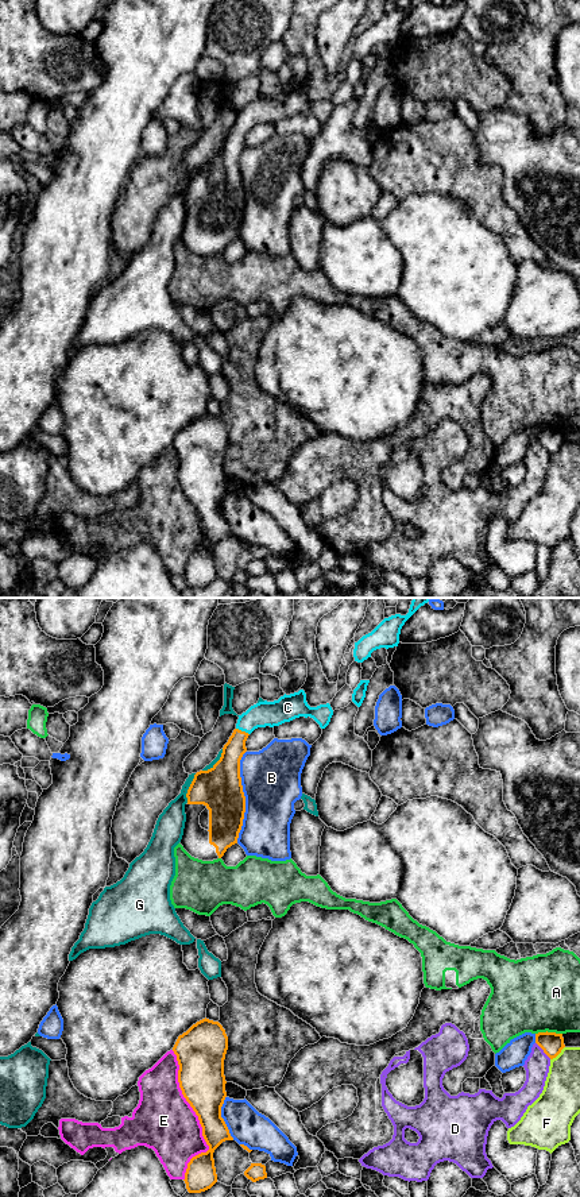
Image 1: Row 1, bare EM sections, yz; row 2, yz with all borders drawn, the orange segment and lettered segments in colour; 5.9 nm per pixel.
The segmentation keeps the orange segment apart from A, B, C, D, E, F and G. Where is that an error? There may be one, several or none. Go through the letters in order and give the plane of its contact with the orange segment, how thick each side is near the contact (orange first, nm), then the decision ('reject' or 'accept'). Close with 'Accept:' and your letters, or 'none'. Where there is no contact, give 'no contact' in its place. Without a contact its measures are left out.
A: contact in yz; calibres 140 and 460 nm; reject
B: contact in yz; calibres 260 and 360 nm; reject
C: contact in yz; calibres 160 and 150 nm; accept
D: contact in yz; calibres 140 and 140 nm; reject
E: contact in yz; calibres 280 and 360 nm; reject
F: contact in yz; calibres 140 and 220 nm; reject
G: contact in yz; calibres 260 and 170 nm; reject
Accept: C

